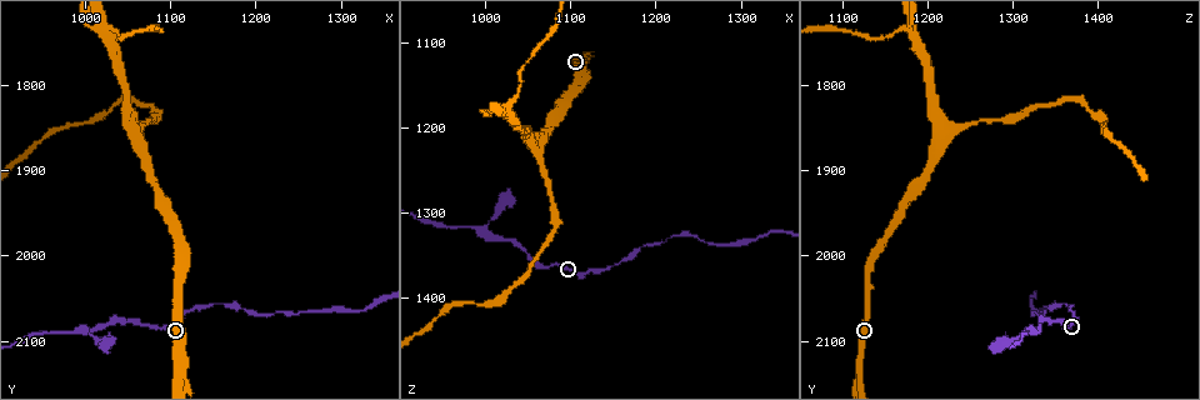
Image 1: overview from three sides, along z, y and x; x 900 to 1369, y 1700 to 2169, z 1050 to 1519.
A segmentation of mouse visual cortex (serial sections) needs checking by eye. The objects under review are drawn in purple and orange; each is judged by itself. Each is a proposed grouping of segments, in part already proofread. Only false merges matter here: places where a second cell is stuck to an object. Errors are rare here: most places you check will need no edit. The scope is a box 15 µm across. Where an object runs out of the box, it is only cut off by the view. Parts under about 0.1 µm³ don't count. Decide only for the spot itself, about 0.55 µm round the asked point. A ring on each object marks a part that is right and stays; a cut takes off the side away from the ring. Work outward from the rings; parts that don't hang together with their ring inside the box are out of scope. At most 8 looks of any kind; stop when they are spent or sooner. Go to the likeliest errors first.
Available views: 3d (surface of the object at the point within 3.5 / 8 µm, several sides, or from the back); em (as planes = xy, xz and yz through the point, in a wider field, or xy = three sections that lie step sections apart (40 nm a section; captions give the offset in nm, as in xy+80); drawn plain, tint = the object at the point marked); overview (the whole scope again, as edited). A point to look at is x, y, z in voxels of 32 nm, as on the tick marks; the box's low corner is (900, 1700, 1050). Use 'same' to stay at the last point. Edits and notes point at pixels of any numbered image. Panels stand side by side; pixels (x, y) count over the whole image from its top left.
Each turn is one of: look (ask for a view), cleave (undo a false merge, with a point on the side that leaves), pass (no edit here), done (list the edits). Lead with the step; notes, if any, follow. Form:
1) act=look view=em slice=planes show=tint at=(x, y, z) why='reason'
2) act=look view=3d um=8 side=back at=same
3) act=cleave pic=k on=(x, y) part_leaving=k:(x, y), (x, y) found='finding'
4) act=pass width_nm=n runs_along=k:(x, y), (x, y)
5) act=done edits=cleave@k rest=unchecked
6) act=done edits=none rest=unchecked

act=look view=3d um=3.5 side=back at=(1060, 1855, 1225) why='three arms meet'

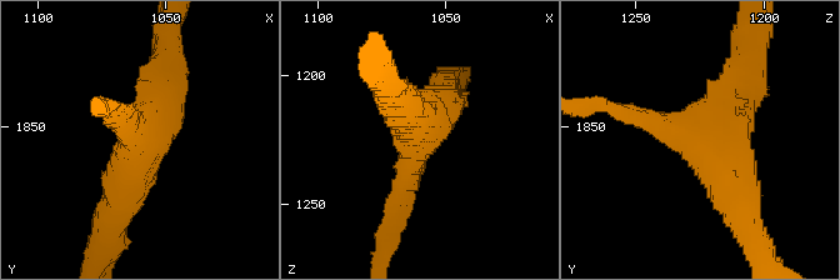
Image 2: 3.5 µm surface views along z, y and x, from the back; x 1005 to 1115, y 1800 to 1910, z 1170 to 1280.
act=look view=em slice=xy step=2 show=plain at=(1062, 1857, 1227) arms=3 arm_widths_nm=250,450,450

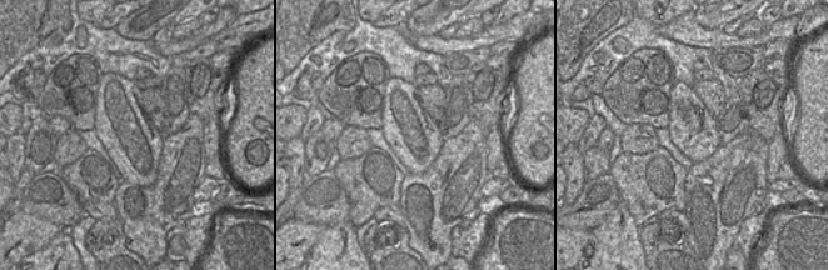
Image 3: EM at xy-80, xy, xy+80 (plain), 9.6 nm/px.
act=look view=em slice=xy step=2 show=tint at=same why='where the object lies'

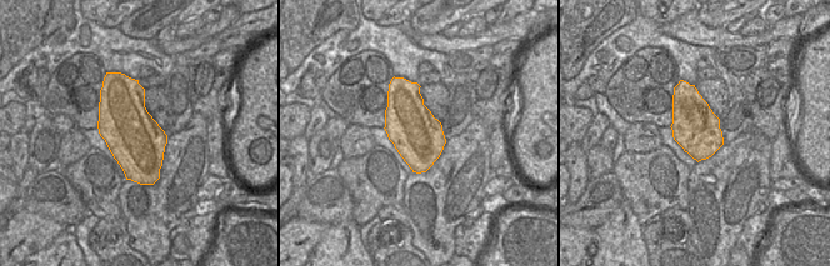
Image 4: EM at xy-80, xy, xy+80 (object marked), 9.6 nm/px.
act=pass runs_along=2:(109, 225), (163, 86) found='one cell here'

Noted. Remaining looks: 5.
act=look view=3d um=3.5 at=(1025, 1735, 1185) why='small branch off a trunk'

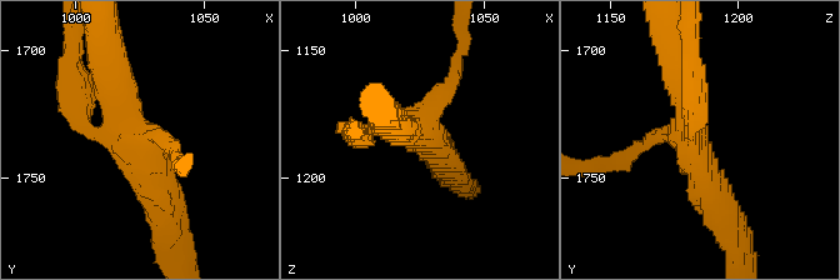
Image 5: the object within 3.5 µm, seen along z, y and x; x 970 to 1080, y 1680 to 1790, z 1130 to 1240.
act=look view=em slice=xy step=2 show=tint at=(1025, 1735, 1181) arms=4 arm_widths_nm=150,200,450,450 why='now the EM'

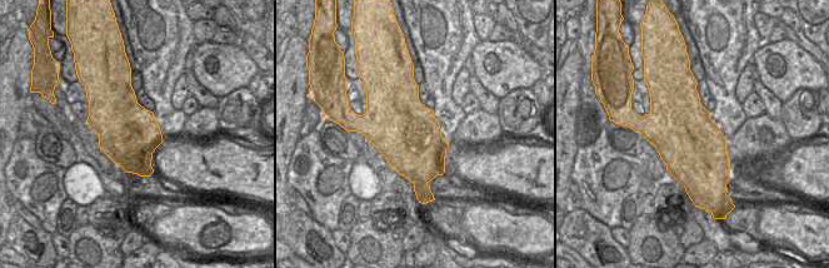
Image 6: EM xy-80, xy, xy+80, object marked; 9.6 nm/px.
act=pass runs_along=5:(720, 209), (681, 133), (628, 155) found='one cell here'

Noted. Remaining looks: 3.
act=look view=3d um=3.5 side=back at=(1000, 1845, 1405) why='calibre changes'

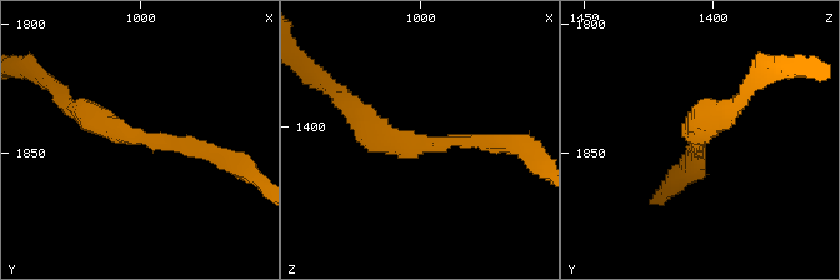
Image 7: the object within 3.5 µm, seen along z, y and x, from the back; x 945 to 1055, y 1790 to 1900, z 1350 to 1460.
act=look view=em slice=planes show=plain at=(1000, 1842, 1408) arm_widths_nm=150,250 why='need the tissue'

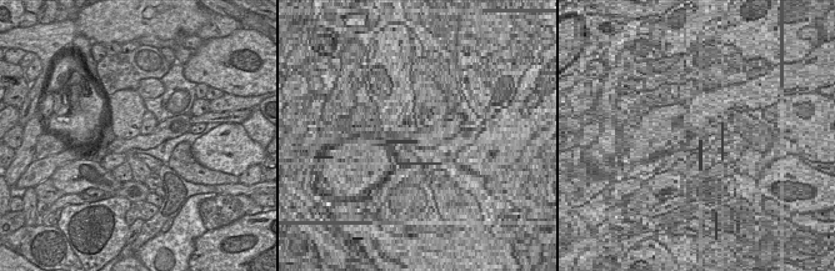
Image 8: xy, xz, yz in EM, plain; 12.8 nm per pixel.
act=look view=em slice=planes show=tint at=same

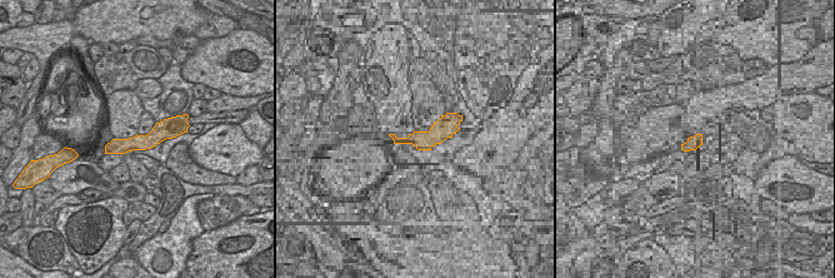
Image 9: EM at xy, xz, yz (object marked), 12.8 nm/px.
act=pass runs_along=7:(71, 108), (125, 135), (216, 154) found='continuous, no second cell'

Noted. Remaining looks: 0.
act=done edits=none rest=unchecked

